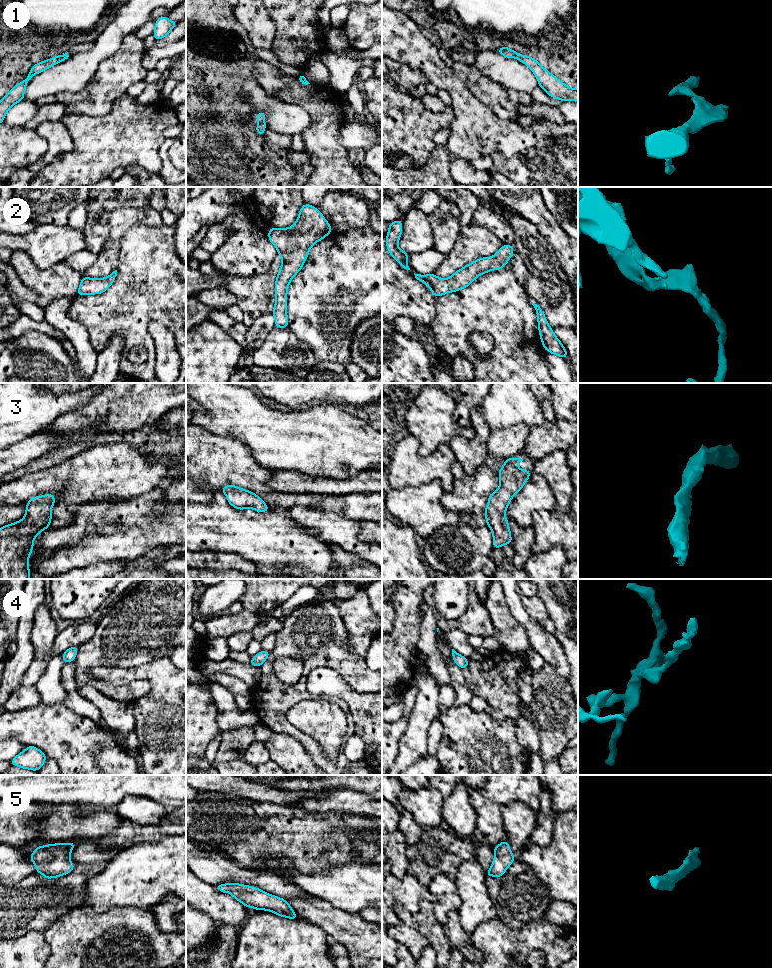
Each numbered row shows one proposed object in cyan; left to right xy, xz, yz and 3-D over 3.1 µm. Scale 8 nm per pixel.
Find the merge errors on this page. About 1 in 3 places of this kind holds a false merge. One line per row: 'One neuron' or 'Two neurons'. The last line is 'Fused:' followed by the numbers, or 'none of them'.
1: One neuron
2: One neuron
3: One neuron
4: One neuron
5: One neuron
Fused: none of them

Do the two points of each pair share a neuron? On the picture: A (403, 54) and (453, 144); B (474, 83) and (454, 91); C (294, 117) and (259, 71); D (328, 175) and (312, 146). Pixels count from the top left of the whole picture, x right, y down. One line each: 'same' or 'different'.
A: same
B: different
C: different
D: same

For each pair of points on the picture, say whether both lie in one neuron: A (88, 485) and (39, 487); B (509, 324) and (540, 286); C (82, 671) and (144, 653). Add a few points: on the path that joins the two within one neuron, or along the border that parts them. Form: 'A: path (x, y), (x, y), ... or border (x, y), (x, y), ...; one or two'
A: path (76, 485), (69, 486), (65, 482), (51, 482); one
B: border (528, 276), (526, 291), (532, 301); two
C: path (96, 655), (98, 653), (128, 653); one

